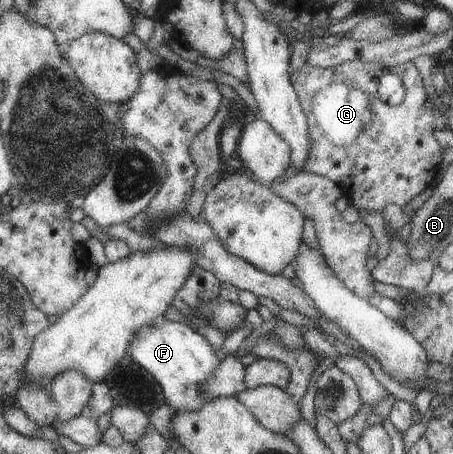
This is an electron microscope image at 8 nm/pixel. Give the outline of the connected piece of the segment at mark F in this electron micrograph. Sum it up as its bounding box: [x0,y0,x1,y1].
[130,319,221,411]

